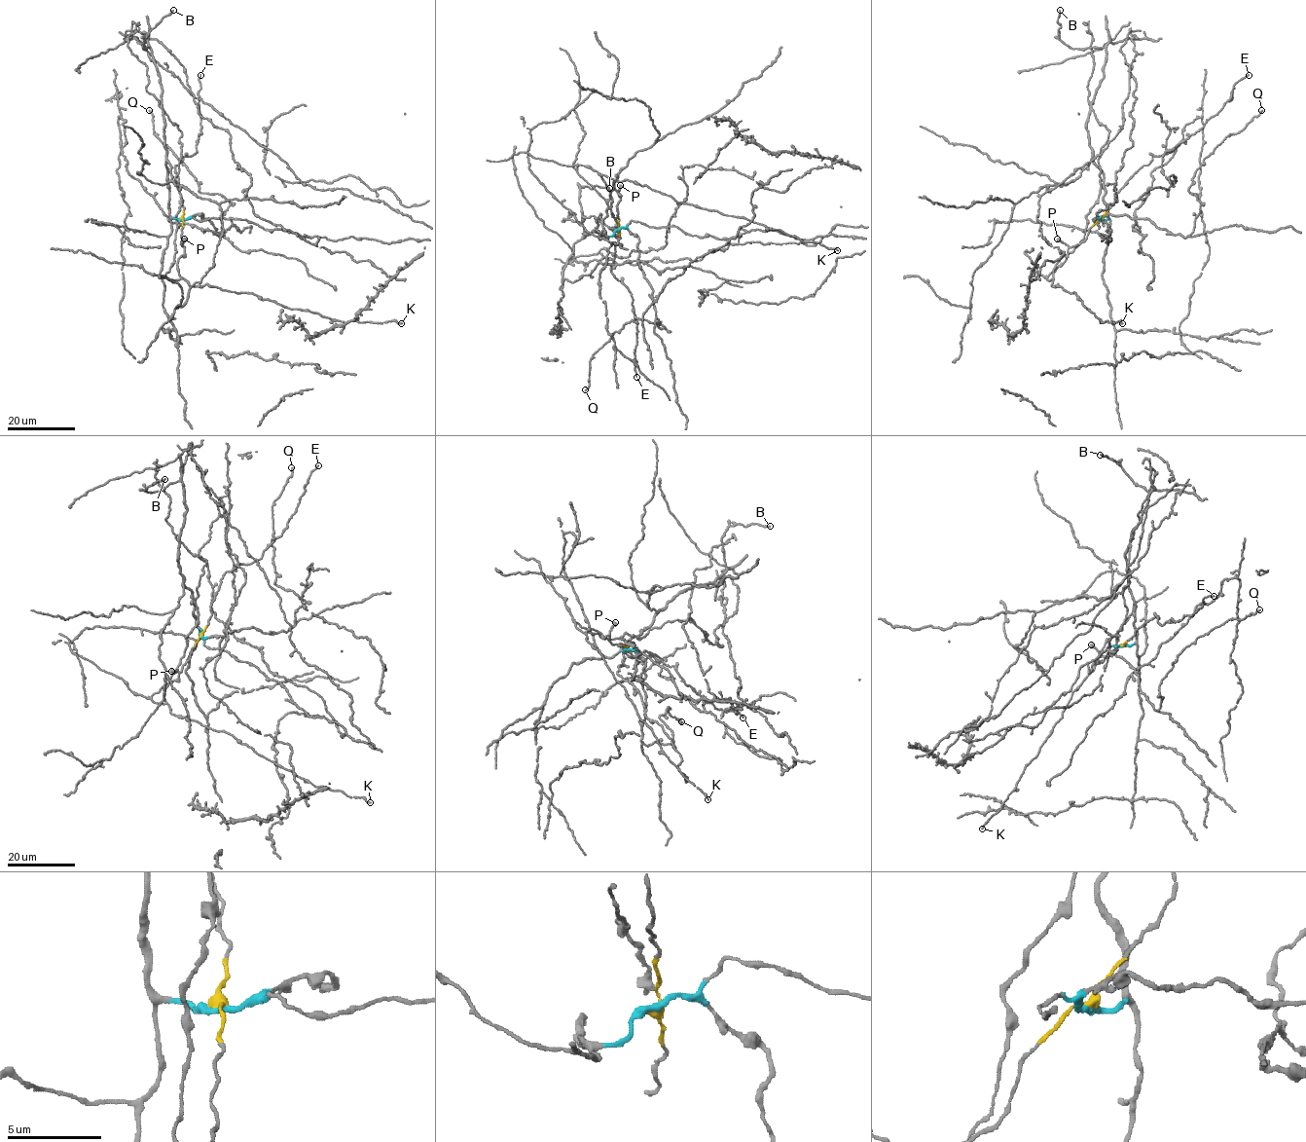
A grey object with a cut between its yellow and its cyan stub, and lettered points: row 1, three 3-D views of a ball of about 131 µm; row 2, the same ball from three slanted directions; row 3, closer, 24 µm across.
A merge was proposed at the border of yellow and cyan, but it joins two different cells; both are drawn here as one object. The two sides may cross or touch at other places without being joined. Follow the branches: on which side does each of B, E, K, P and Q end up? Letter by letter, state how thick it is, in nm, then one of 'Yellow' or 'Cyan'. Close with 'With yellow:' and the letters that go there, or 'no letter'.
B: Thickness 140 nm. Cyan
E: Thickness 130 nm. Yellow
K: Thickness 160 nm. Yellow
P: Thickness 550 nm. Yellow
Q: Thickness 190 nm. Cyan
With yellow: E, K, P

